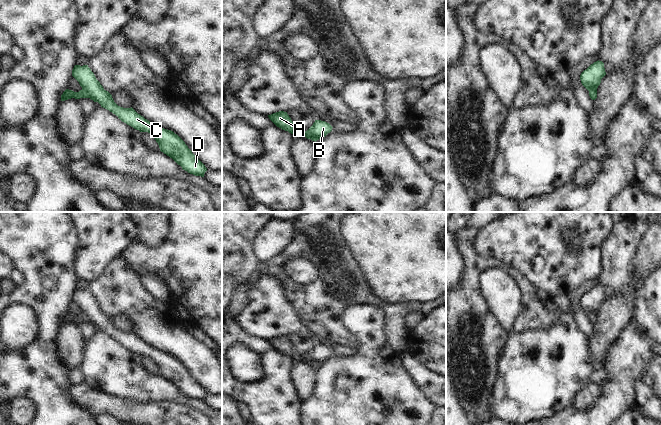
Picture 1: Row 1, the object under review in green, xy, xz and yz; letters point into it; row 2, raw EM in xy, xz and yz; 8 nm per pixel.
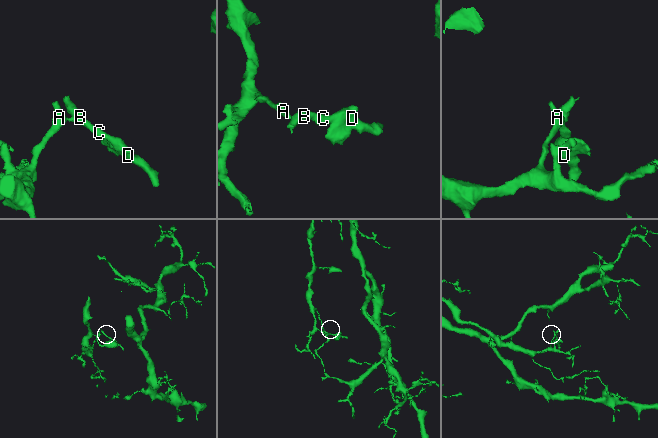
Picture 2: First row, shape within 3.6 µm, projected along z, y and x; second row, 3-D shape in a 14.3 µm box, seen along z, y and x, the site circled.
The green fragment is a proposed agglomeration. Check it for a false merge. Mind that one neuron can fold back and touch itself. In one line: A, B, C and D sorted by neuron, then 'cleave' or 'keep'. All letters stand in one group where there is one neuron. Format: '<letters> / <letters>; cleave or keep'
A / B C D; cleave

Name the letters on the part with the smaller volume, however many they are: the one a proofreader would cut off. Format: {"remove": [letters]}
{"remove": ["B", "C", "D"]}

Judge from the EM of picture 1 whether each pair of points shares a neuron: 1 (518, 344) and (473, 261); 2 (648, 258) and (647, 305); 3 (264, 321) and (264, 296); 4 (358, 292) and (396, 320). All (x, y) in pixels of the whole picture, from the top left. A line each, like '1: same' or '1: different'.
1: different
2: different
3: same
4: same

